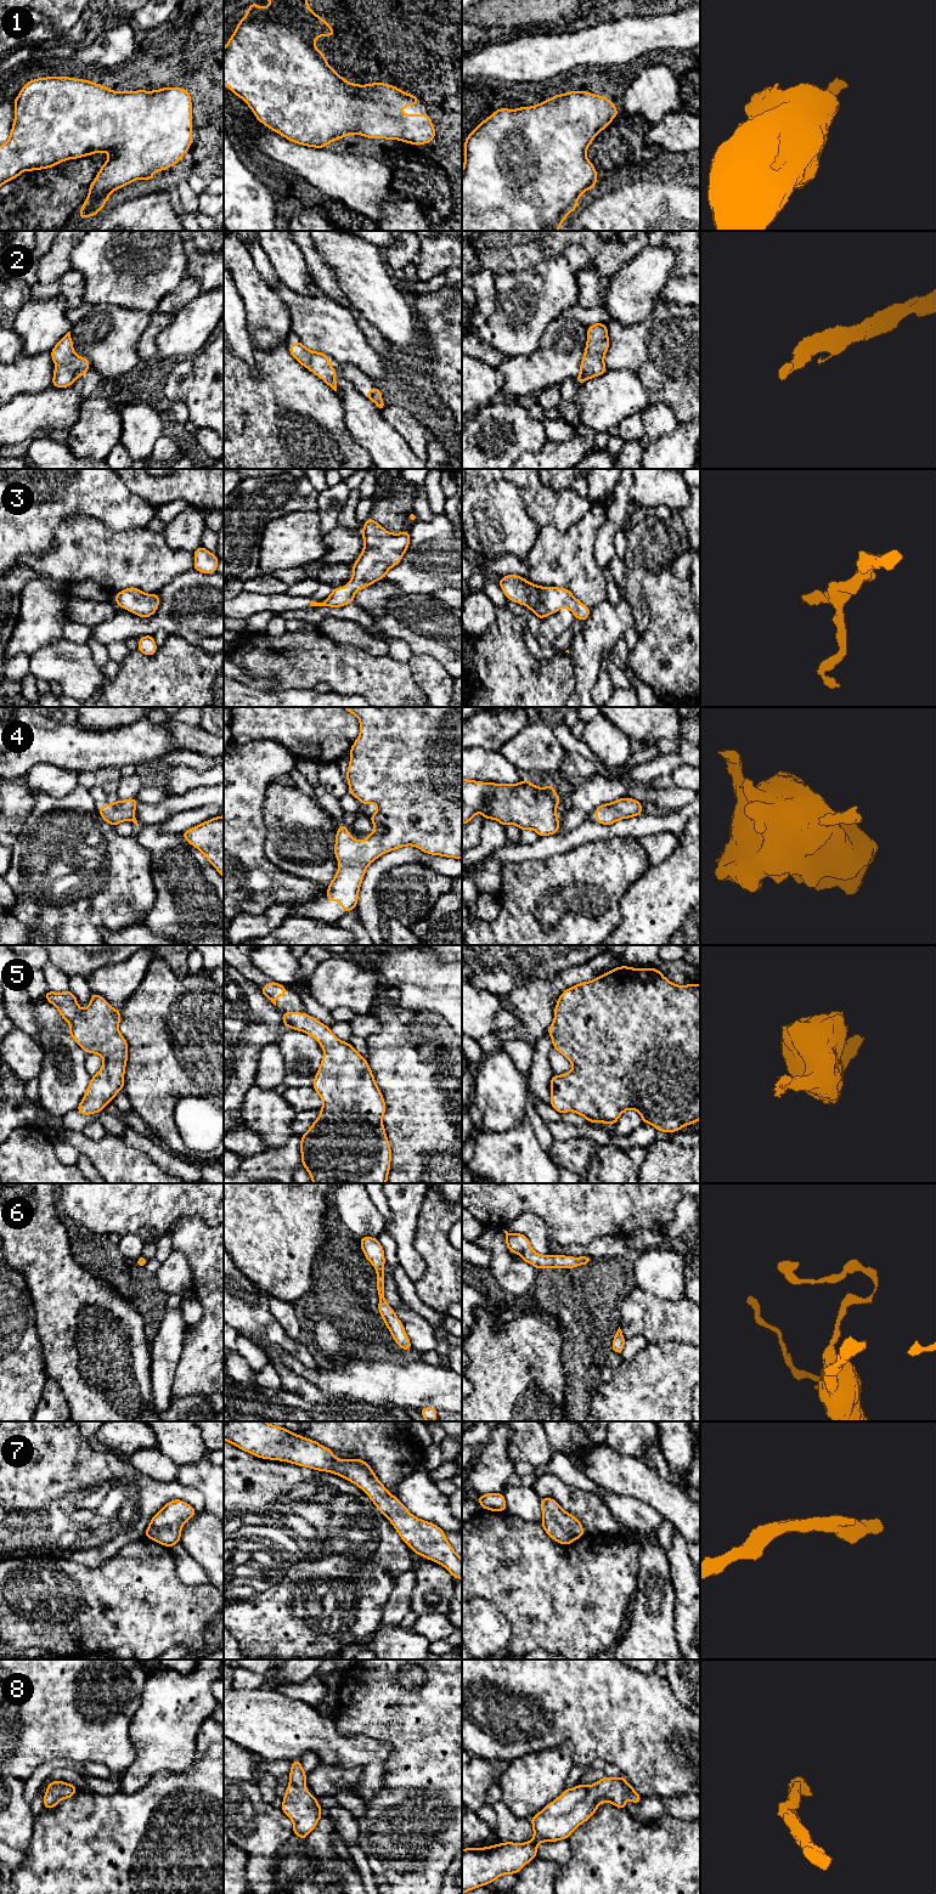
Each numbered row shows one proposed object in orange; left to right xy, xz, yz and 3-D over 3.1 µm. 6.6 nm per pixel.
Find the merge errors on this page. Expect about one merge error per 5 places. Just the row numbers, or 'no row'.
no row

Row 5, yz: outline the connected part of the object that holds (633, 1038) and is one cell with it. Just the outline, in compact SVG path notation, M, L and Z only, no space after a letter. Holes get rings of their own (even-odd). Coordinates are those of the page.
M616 967L596 979L576 984L560 994L554 1008L554 1022L547 1029L552 1038L553 1048L565 1056L574 1068L563 1075L551 1079L551 1107L559 1114L575 1112L590 1123L607 1123L614 1125L627 1109L635 1109L643 1119L643 1124L652 1124L658 1131L676 1132L686 1125L695 1124L700 1119L700 985L676 985L666 979L656 968Z

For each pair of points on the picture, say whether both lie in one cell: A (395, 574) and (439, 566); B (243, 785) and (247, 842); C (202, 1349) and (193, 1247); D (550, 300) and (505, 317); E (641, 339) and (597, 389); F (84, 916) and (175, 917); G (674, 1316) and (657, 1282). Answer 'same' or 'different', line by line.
A: same
B: same
C: same
D: same
E: different
F: different
G: different

